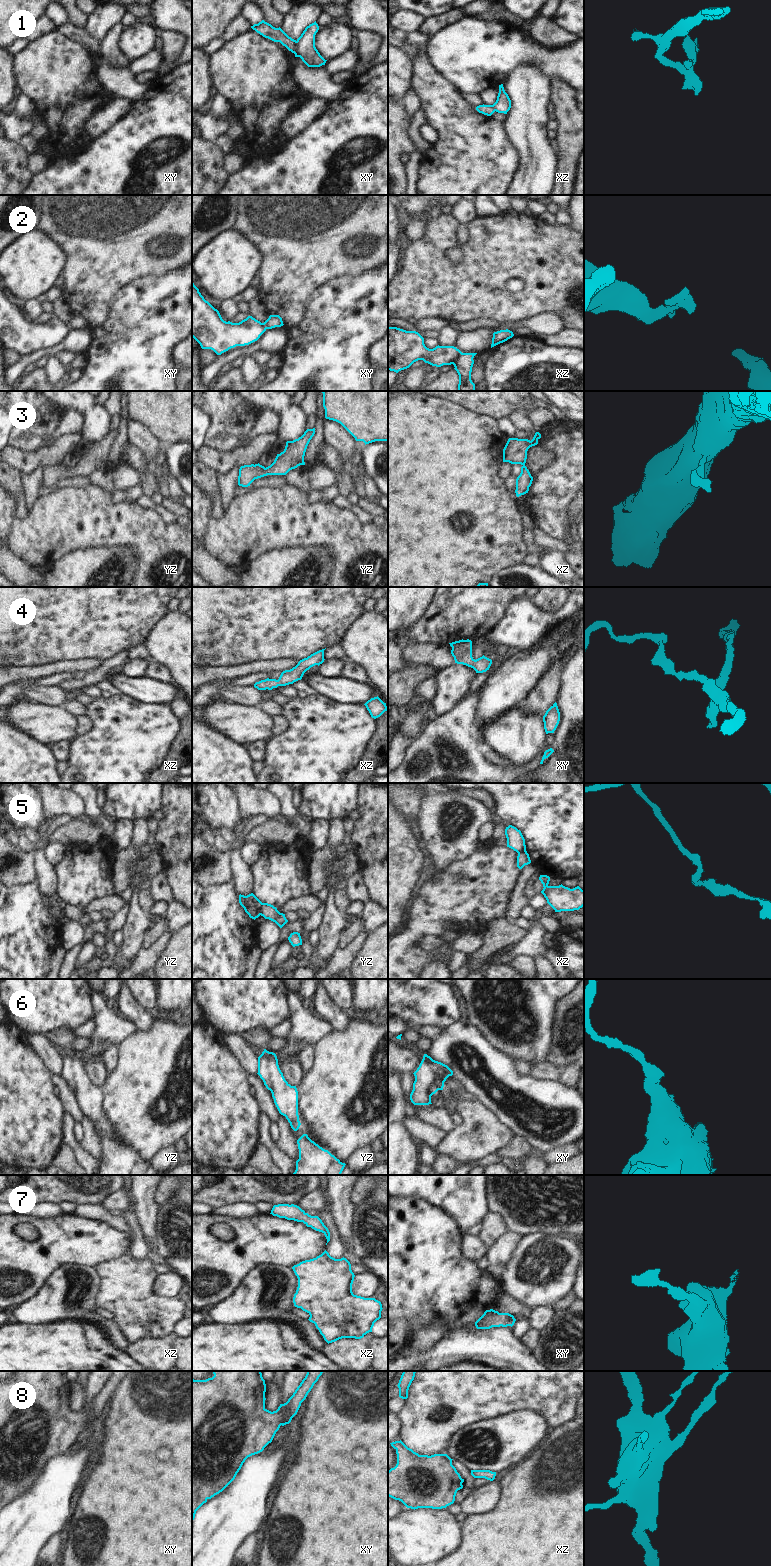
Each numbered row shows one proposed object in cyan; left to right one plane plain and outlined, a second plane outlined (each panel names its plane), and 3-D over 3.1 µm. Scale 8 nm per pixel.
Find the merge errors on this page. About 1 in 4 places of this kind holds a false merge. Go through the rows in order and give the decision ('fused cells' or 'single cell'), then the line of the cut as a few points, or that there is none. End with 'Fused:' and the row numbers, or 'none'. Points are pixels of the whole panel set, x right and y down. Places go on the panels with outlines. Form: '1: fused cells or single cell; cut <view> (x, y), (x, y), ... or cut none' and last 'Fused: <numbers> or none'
1: fused cells; cut xy (296, 41), (296, 51), (294, 53)
2: fused cells; cut xz (461, 352), (452, 363)
3: single cell; cut none
4: single cell; cut none
5: fused cells; cut yz (262, 903), (259, 914)
6: single cell; cut none
7: single cell; cut none
8: single cell; cut none
Fused: 1, 2, 5

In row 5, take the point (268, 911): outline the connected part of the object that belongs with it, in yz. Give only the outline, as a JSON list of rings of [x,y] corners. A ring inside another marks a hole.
[[[262,903],[260,915],[265,919],[275,922],[280,928],[282,928],[288,922],[285,914],[280,913],[276,907],[268,903]]]

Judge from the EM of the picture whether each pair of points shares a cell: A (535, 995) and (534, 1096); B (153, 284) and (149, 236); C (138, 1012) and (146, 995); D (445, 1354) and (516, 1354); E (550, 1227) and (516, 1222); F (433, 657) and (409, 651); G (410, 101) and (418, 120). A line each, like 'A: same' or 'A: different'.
A: different
B: different
C: different
D: same
E: same
F: same
G: different

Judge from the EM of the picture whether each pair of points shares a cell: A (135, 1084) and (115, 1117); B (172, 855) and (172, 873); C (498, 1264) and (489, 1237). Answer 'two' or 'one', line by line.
A: one
B: one
C: two

